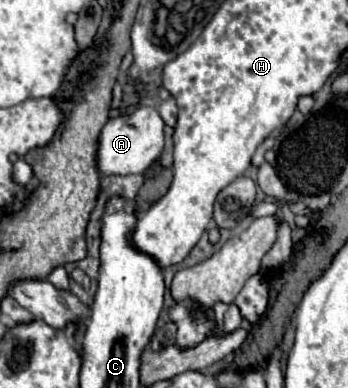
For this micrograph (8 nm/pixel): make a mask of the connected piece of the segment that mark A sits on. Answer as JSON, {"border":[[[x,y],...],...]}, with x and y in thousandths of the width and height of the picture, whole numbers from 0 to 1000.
{"border":[[[397,273],[368,299],[322,304],[287,345],[282,438],[293,454],[316,448],[414,448],[471,387],[471,309],[443,273]]]}

